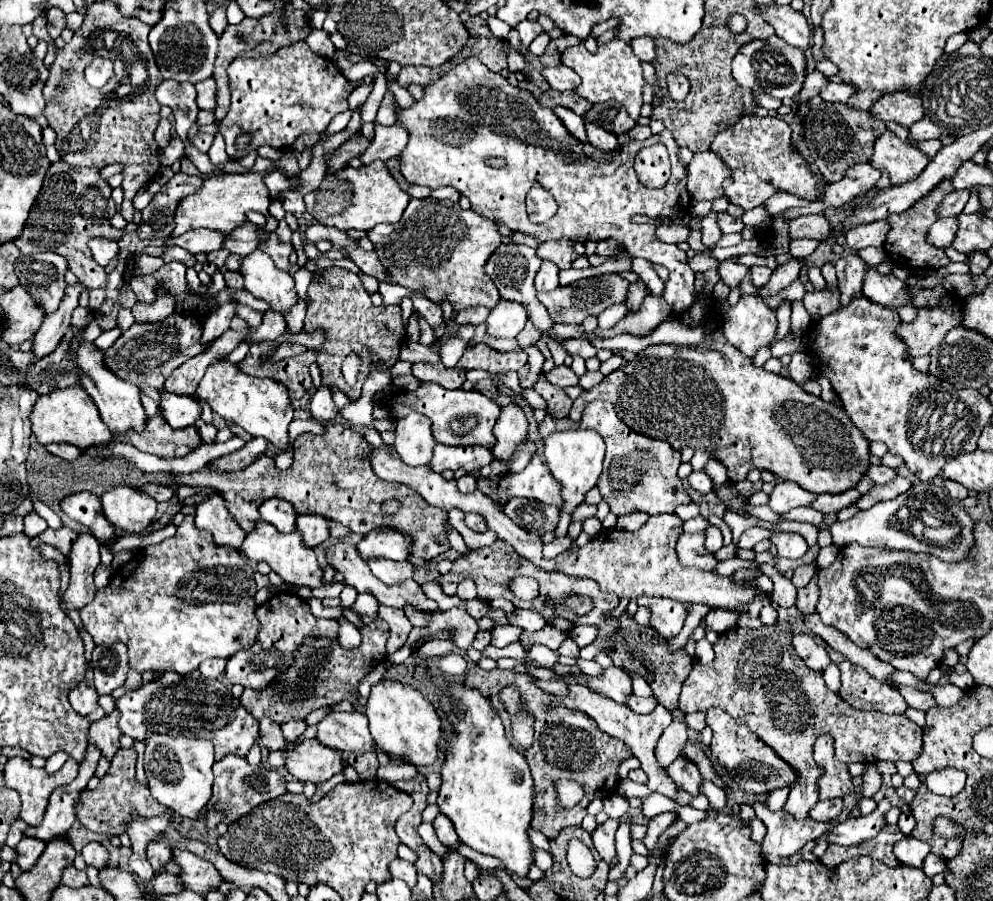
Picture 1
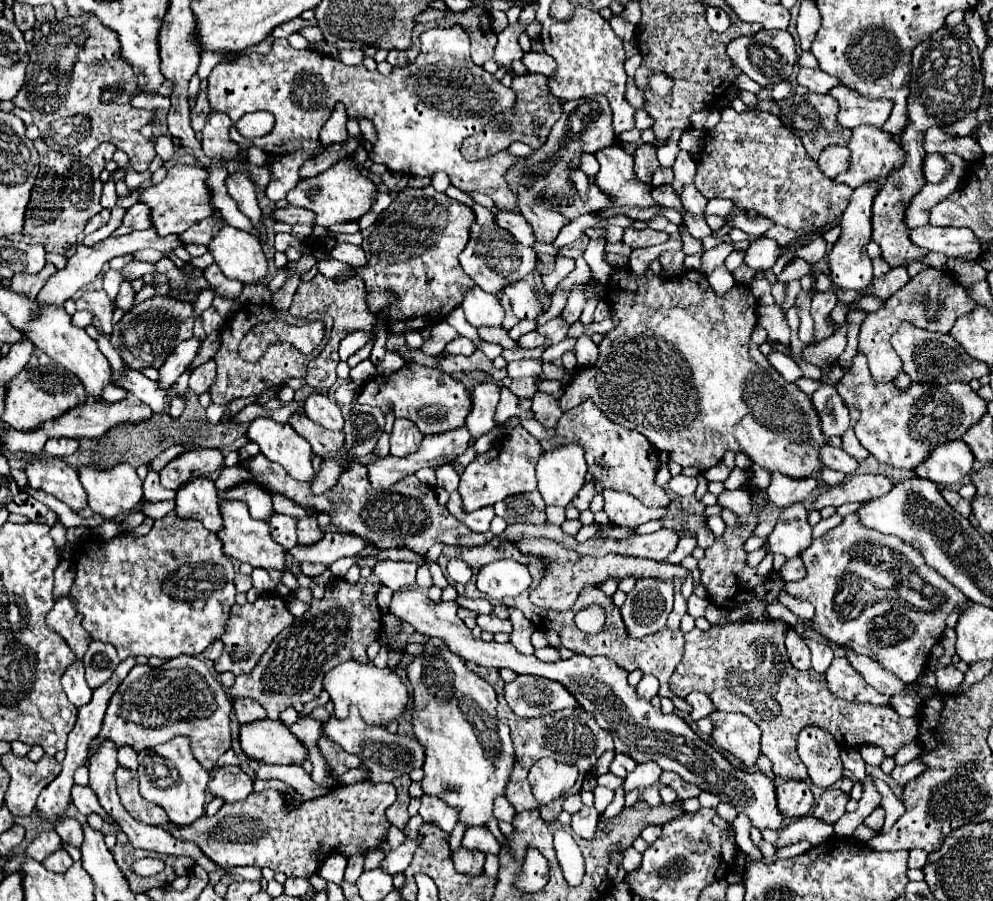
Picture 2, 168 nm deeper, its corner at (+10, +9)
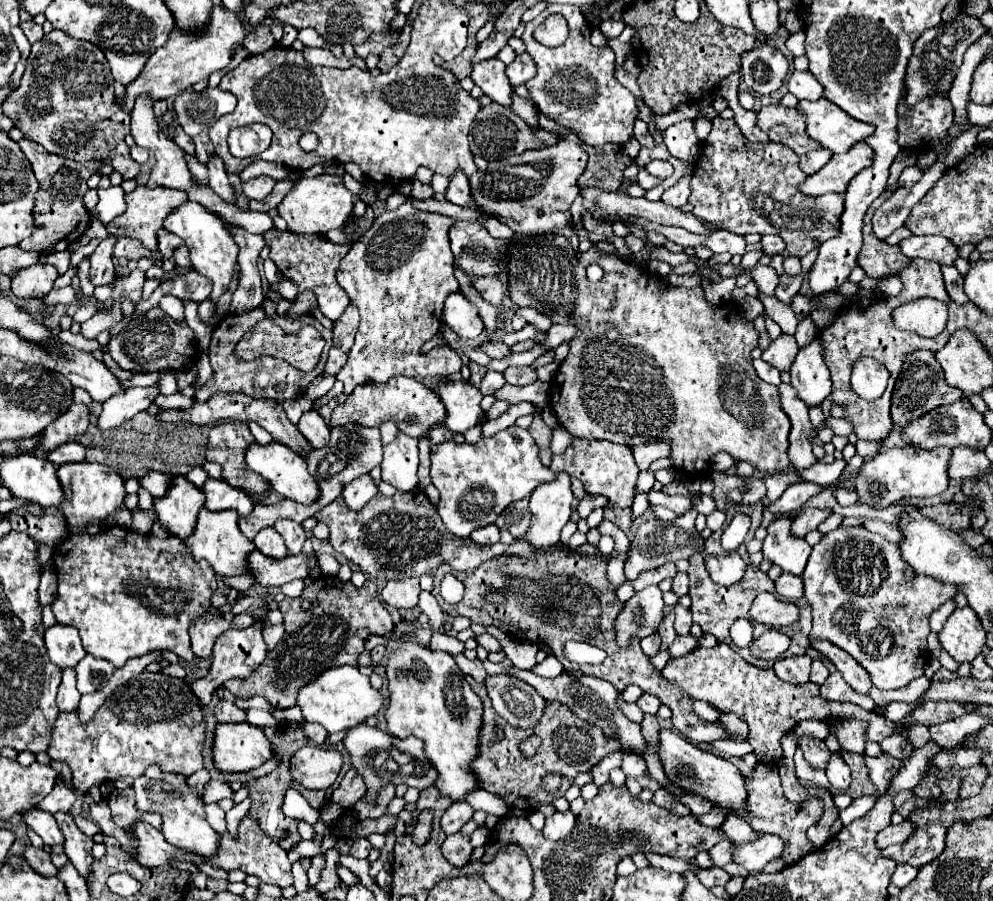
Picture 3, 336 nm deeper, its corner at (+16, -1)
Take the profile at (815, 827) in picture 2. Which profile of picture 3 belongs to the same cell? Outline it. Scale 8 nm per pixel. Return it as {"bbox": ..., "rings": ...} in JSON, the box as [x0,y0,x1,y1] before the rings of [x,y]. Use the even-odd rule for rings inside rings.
{"bbox":[732,835,784,871],"rings":[[[758,835],[754,841],[736,843],[732,851],[732,861],[748,871],[760,871],[768,861],[780,857],[784,843],[776,835]]]}

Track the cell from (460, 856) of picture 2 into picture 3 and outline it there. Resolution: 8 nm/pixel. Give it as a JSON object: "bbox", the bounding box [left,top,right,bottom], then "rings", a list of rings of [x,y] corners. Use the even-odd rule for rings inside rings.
{"bbox":[442,833,472,867],"rings":[[[462,833],[448,835],[444,839],[444,843],[442,843],[442,853],[444,853],[444,857],[446,857],[446,861],[450,865],[456,865],[456,867],[468,865],[470,855],[472,855],[470,837],[468,835],[462,835]]]}

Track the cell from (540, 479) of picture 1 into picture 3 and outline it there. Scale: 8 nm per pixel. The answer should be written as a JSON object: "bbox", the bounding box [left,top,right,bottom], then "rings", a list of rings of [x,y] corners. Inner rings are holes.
{"bbox":[430,425,556,539],"rings":[[[516,425],[498,431],[494,437],[482,437],[478,443],[444,441],[432,447],[430,459],[432,485],[440,491],[438,515],[456,537],[464,539],[472,531],[494,523],[512,501],[528,497],[538,485],[556,479],[556,473],[540,463],[532,435]]]}

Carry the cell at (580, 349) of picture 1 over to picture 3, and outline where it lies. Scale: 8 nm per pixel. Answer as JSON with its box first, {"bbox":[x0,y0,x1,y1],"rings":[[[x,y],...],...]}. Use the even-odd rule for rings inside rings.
{"bbox":[480,339,510,359],"rings":[[[492,339],[488,343],[482,343],[480,345],[480,351],[484,351],[490,359],[504,359],[504,357],[510,355],[510,347],[504,345],[500,339],[496,339],[496,341]]]}

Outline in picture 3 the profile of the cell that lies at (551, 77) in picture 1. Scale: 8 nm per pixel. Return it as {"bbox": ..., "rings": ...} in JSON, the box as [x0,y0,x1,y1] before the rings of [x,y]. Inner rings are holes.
{"bbox":[506,53,536,85],"rings":[[[528,53],[516,55],[516,59],[506,67],[506,77],[510,79],[510,85],[522,85],[534,75],[536,75],[536,67],[532,57],[528,57]]]}

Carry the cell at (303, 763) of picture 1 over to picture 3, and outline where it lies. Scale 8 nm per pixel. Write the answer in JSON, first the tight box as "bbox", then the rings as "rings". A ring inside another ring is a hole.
{"bbox":[212,723,272,773],"rings":[[[218,723],[212,743],[214,767],[222,773],[252,771],[272,759],[270,741],[250,723]]]}

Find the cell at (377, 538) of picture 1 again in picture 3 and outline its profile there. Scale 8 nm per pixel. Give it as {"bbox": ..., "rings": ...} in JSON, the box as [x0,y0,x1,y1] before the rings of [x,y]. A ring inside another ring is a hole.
{"bbox":[248,551,316,587],"rings":[[[260,551],[248,555],[248,573],[254,577],[254,583],[260,587],[280,587],[292,579],[306,579],[308,571],[316,567],[314,555],[294,555],[284,559],[264,557]]]}

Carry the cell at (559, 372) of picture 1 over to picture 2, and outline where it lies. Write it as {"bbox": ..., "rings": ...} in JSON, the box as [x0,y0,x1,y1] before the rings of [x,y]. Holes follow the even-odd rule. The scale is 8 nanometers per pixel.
{"bbox":[508,359,542,379],"rings":[[[522,359],[508,363],[508,375],[512,379],[518,377],[538,377],[542,373],[542,359]]]}

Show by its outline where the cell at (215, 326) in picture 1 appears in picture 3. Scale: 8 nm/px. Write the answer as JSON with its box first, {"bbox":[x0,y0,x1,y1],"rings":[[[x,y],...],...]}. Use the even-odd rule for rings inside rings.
{"bbox":[98,385,160,431],"rings":[[[156,385],[134,387],[134,389],[128,389],[126,393],[124,391],[116,393],[102,405],[102,413],[98,417],[98,429],[106,431],[112,427],[118,427],[126,419],[132,419],[134,415],[142,413],[158,393],[160,391]]]}

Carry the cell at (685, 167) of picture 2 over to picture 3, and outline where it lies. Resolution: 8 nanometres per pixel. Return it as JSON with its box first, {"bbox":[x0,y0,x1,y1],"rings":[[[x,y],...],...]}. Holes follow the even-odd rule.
{"bbox":[646,159,674,177],"rings":[[[654,159],[646,165],[646,171],[652,175],[652,177],[670,177],[674,173],[674,167],[668,163],[668,161],[662,161],[662,159]]]}

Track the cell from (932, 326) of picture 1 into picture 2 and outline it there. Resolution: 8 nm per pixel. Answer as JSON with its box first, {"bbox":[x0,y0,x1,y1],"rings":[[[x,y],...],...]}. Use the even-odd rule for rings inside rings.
{"bbox":[858,267,976,381],"rings":[[[926,267],[924,271],[920,271],[916,277],[912,277],[908,281],[906,287],[898,289],[882,309],[878,309],[876,313],[868,313],[862,327],[860,327],[860,335],[858,335],[858,349],[866,355],[868,359],[868,367],[870,367],[870,373],[874,375],[874,379],[878,381],[892,381],[896,379],[898,371],[902,369],[902,361],[898,357],[898,353],[894,351],[892,343],[890,343],[890,337],[898,331],[900,323],[902,321],[908,321],[916,327],[924,327],[924,329],[930,329],[930,331],[940,331],[940,333],[948,333],[954,325],[954,321],[964,315],[964,313],[970,313],[974,309],[976,301],[972,301],[964,287],[960,283],[956,283],[954,279],[954,273],[952,271],[938,271],[938,269],[932,269],[932,267]],[[930,303],[938,303],[940,305],[940,311],[938,311],[938,317],[936,319],[928,319],[928,307]]]}

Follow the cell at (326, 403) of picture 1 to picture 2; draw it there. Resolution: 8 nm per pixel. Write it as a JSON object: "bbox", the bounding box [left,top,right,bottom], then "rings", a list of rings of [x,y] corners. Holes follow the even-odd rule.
{"bbox":[304,393,344,431],"rings":[[[310,393],[304,401],[304,411],[314,423],[326,429],[336,429],[336,431],[344,429],[344,417],[340,413],[340,407],[326,395]]]}

